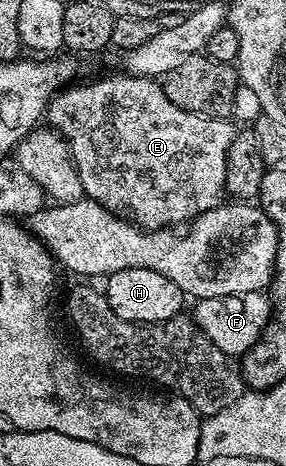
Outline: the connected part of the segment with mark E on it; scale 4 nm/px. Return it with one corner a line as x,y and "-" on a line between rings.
119,71
115,77
102,77
99,81
88,82
87,85
77,85
63,89
51,99
50,106
46,109
45,120
50,121
49,128
66,141
75,169
83,184
83,191
89,200
100,203
112,213
129,215
135,225
149,230
181,226
183,223
193,221
201,213
212,211
218,205
223,204
226,193
228,157
236,136
236,125
233,120
196,115
192,111
184,111
180,107
176,107
176,103
172,103
172,99
168,99
168,95
164,95
161,84
152,77
132,77
125,71

